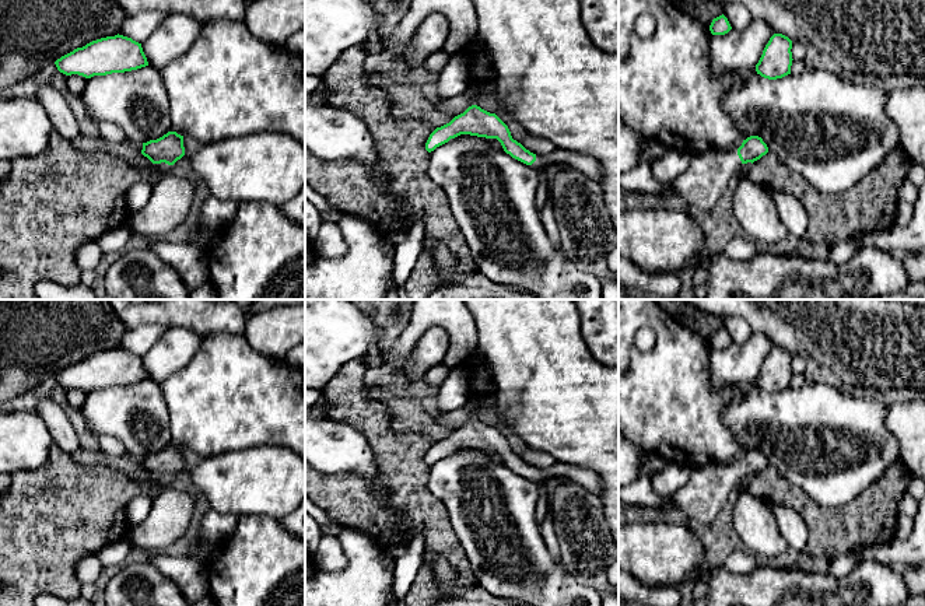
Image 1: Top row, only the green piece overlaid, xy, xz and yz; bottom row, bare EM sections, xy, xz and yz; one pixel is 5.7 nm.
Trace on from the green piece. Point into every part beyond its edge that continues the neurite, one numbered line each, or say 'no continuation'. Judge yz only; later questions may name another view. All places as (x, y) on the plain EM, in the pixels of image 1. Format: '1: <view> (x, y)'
1: yz (705, 493)

